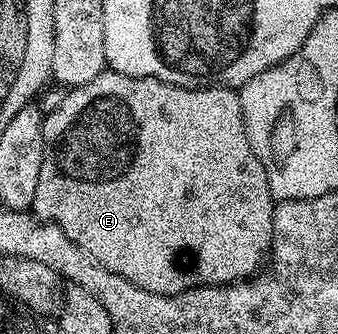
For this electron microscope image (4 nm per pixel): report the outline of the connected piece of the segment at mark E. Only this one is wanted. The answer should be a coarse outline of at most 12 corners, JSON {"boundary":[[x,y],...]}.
{"boundary":[[105,70],[31,211],[150,294],[249,279],[274,197],[239,91]]}

